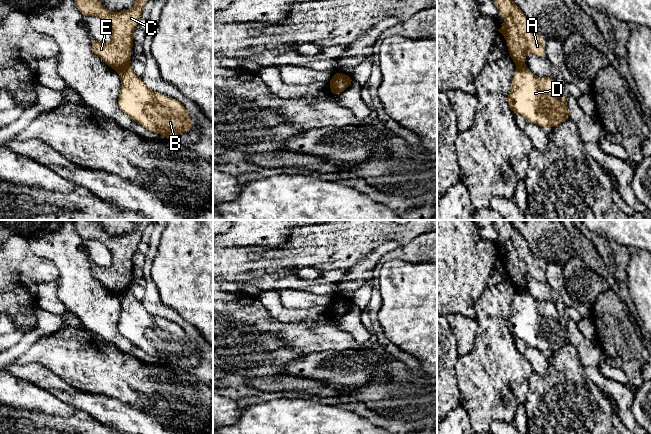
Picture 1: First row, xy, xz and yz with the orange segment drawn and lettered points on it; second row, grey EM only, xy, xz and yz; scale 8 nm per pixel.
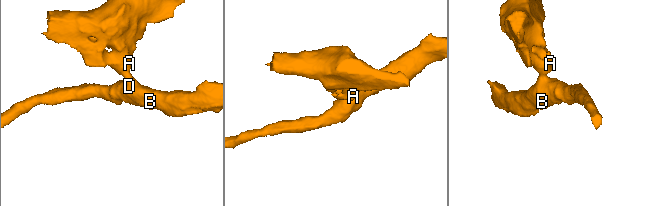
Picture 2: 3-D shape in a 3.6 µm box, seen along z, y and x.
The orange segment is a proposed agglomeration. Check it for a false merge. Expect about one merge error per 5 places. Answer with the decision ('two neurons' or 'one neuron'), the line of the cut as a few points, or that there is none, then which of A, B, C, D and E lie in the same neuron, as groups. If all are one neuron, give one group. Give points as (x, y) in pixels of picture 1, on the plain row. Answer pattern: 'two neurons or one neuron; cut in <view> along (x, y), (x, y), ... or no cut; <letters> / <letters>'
two neurons; cut in xy along (128, 287), (117, 294); A C E / B D

